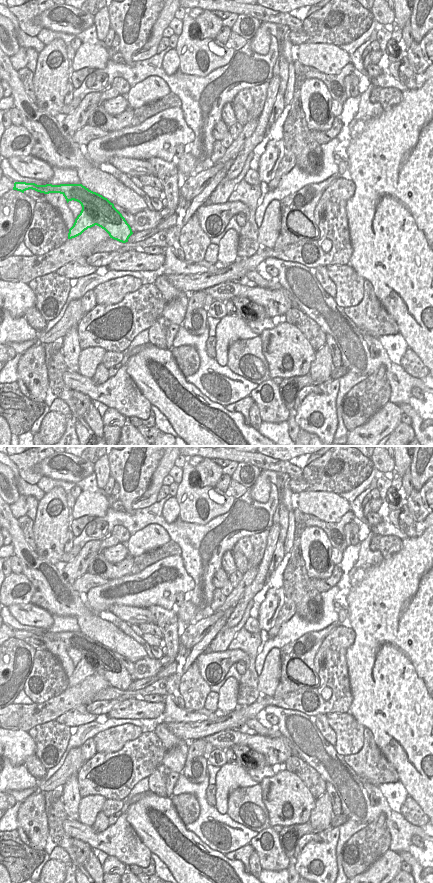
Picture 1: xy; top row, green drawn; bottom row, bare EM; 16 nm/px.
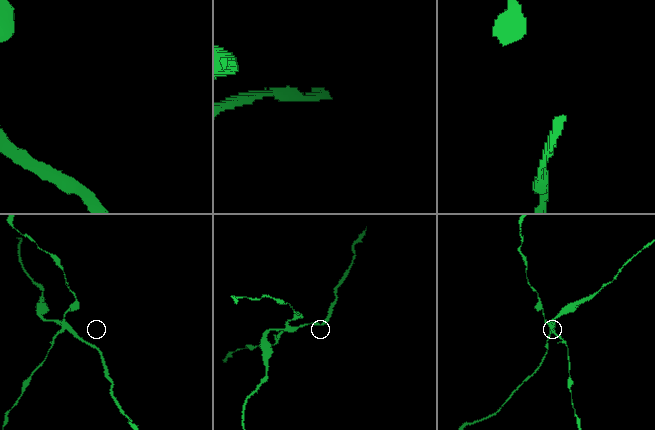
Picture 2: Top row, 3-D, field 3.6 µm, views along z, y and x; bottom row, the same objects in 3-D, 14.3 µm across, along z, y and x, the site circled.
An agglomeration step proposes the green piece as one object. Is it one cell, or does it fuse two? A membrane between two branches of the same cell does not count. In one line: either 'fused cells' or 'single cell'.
fused cells

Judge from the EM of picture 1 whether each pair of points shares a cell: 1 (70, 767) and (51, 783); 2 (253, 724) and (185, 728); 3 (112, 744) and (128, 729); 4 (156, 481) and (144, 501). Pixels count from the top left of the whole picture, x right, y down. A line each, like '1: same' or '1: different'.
1: same
2: different
3: same
4: same

